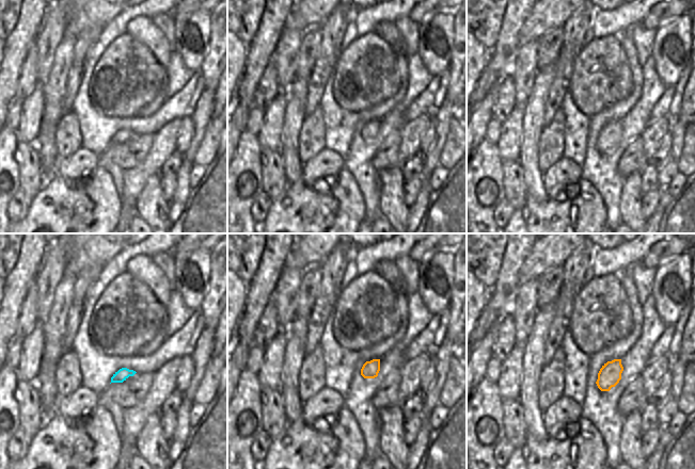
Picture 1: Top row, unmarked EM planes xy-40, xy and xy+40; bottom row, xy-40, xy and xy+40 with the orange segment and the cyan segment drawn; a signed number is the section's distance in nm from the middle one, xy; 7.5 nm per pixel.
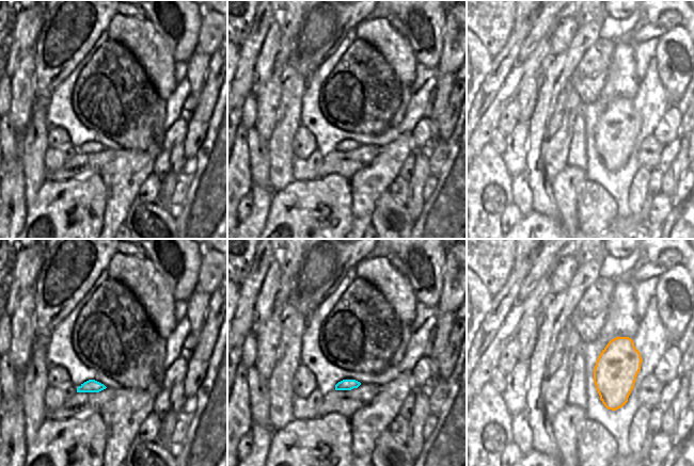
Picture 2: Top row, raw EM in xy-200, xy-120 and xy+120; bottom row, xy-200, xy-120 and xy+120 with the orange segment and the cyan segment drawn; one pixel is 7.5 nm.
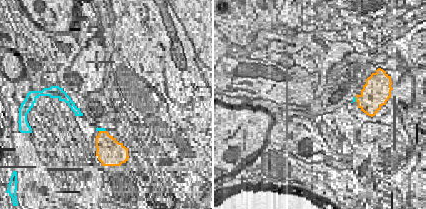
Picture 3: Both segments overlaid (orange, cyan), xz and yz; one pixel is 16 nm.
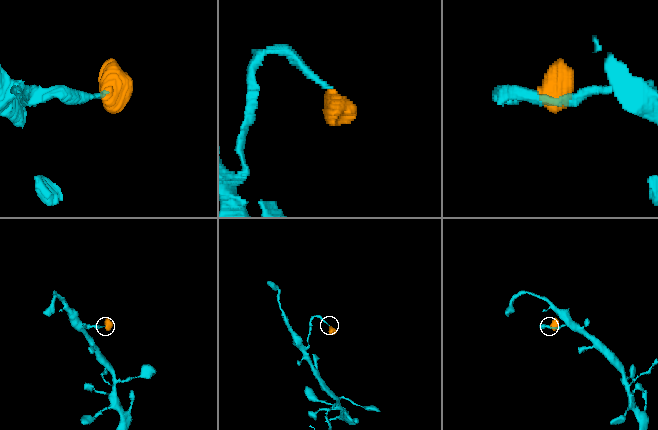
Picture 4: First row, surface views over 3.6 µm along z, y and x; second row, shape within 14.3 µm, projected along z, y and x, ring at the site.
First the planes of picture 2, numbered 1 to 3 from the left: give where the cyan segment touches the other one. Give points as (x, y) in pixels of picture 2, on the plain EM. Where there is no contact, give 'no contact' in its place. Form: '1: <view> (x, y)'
1: no contact
2: no contact
3: no contact

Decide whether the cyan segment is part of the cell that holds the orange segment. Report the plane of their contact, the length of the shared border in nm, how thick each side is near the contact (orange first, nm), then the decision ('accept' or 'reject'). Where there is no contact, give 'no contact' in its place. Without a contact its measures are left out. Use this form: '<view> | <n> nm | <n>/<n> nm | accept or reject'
no contact | accept

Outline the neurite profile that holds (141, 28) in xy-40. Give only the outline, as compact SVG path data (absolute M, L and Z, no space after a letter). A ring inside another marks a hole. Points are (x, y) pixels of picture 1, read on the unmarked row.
M138 16L126 26L126 33L144 44L156 61L167 68L171 62L173 47L162 31L146 16Z

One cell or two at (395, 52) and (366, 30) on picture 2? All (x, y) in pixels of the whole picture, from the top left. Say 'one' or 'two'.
one

